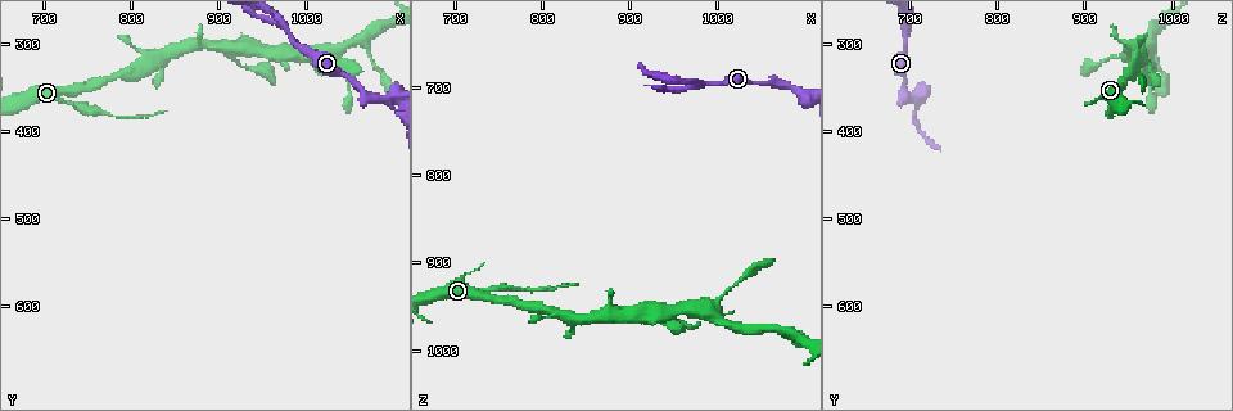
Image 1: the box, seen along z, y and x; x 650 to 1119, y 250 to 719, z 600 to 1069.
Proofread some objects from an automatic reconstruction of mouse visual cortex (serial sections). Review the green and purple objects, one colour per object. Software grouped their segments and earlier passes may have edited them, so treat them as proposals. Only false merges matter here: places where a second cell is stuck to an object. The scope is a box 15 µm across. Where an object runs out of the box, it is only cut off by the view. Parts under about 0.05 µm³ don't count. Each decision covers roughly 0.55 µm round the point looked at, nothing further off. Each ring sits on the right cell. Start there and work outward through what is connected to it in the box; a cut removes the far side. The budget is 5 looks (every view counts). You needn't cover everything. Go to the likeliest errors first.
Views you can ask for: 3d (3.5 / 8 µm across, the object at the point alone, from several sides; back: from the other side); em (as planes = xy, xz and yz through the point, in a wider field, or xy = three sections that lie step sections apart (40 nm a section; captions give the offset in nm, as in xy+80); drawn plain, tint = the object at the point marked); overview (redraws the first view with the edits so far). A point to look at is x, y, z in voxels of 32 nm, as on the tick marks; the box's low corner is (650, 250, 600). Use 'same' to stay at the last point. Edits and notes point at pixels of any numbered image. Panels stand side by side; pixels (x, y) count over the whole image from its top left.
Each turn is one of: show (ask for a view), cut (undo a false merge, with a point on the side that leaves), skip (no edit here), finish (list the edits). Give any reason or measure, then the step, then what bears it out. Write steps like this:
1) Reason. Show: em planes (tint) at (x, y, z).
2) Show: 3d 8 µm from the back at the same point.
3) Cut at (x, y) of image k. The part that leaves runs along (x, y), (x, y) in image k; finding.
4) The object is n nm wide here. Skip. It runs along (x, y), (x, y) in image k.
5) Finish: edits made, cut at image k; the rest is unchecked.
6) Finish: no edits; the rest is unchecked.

Branch point. Show: 3d 3.5 µm at (980, 280, 695).

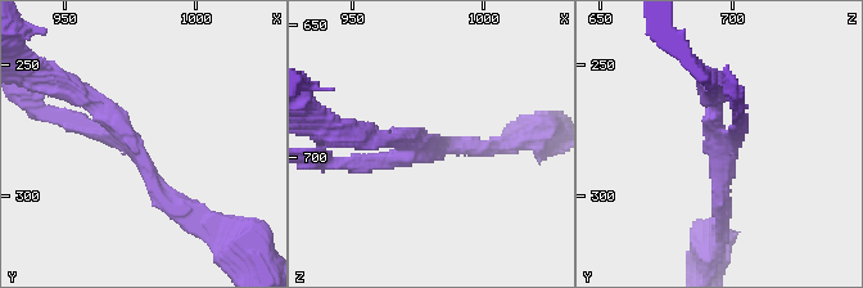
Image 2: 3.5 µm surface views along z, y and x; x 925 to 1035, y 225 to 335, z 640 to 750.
Now the EM. Show: em xy step 5 (plain) at (979, 285, 695).

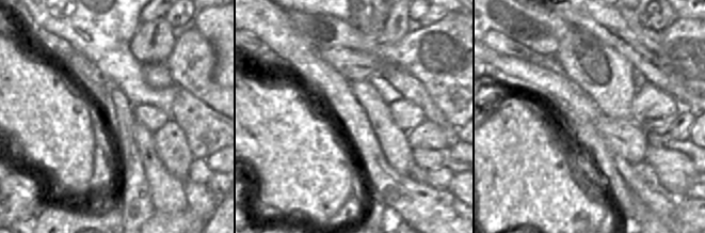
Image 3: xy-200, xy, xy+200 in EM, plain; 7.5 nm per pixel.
With the object marked. Show: em xy step 5 (tint) at the same point.

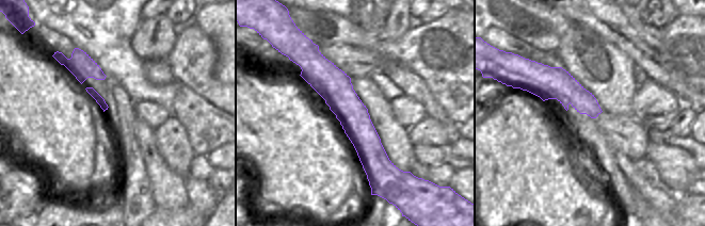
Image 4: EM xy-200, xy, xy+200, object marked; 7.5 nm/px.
Skip. It runs along (197, 212), (78, 94) in image 2; all the same cell.

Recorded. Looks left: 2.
Narrows sharply. Show: 3d 8 µm from the back at (735, 365, 930).

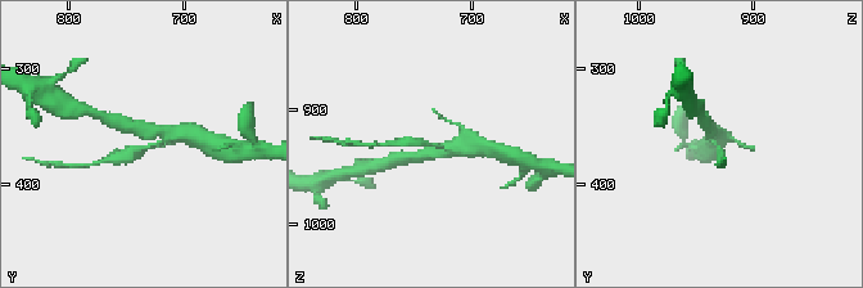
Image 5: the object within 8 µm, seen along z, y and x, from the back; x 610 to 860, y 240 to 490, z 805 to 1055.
The arms are 250, 350 nm wide. Show: em planes (tint) at (734, 368, 932).

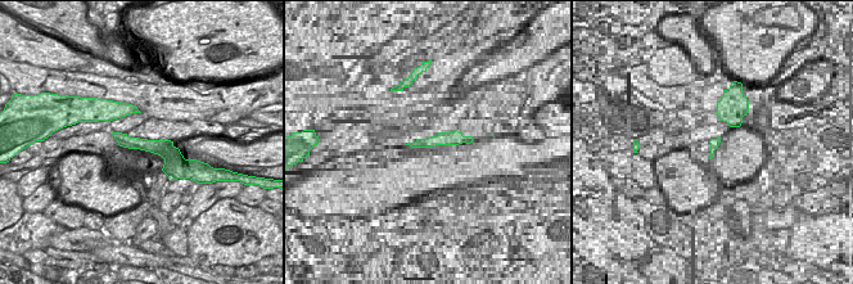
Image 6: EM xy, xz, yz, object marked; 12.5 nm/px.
Skip. All the same cell.

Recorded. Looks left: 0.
Finish: no edits; the rest is unchecked.

